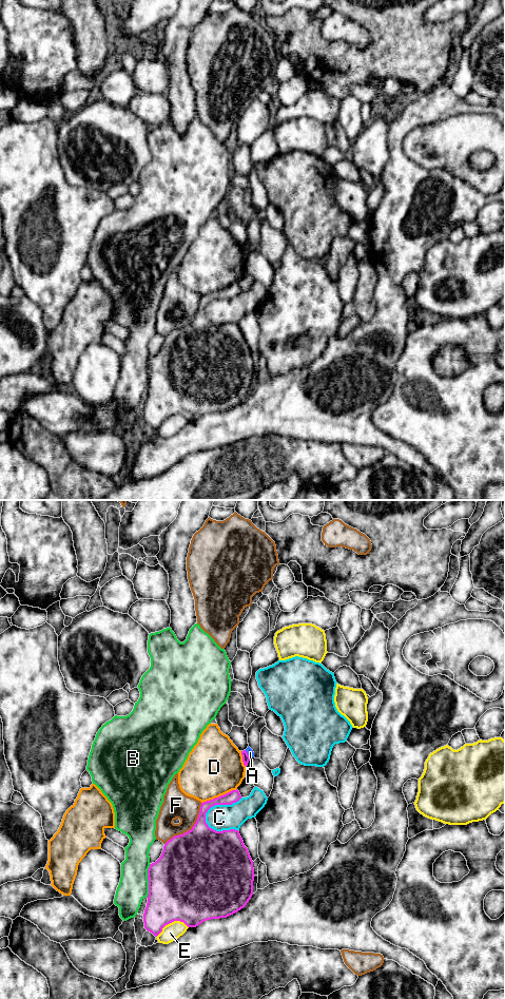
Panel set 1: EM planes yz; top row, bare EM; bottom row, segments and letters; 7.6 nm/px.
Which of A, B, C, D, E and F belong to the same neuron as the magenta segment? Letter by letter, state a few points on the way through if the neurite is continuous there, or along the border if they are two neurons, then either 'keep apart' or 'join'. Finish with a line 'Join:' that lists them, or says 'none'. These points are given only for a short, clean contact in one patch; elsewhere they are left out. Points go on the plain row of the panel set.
A: along yz (245, 244), (250, 252) | keep apart
B: keep apart
C: keep apart
D: keep apart
E: keep apart
F: keep apart
Join: none

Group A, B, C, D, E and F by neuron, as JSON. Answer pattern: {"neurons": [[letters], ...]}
{"neurons": [["A"], ["B"], ["C"], ["D"], ["E"], ["F"]]}

